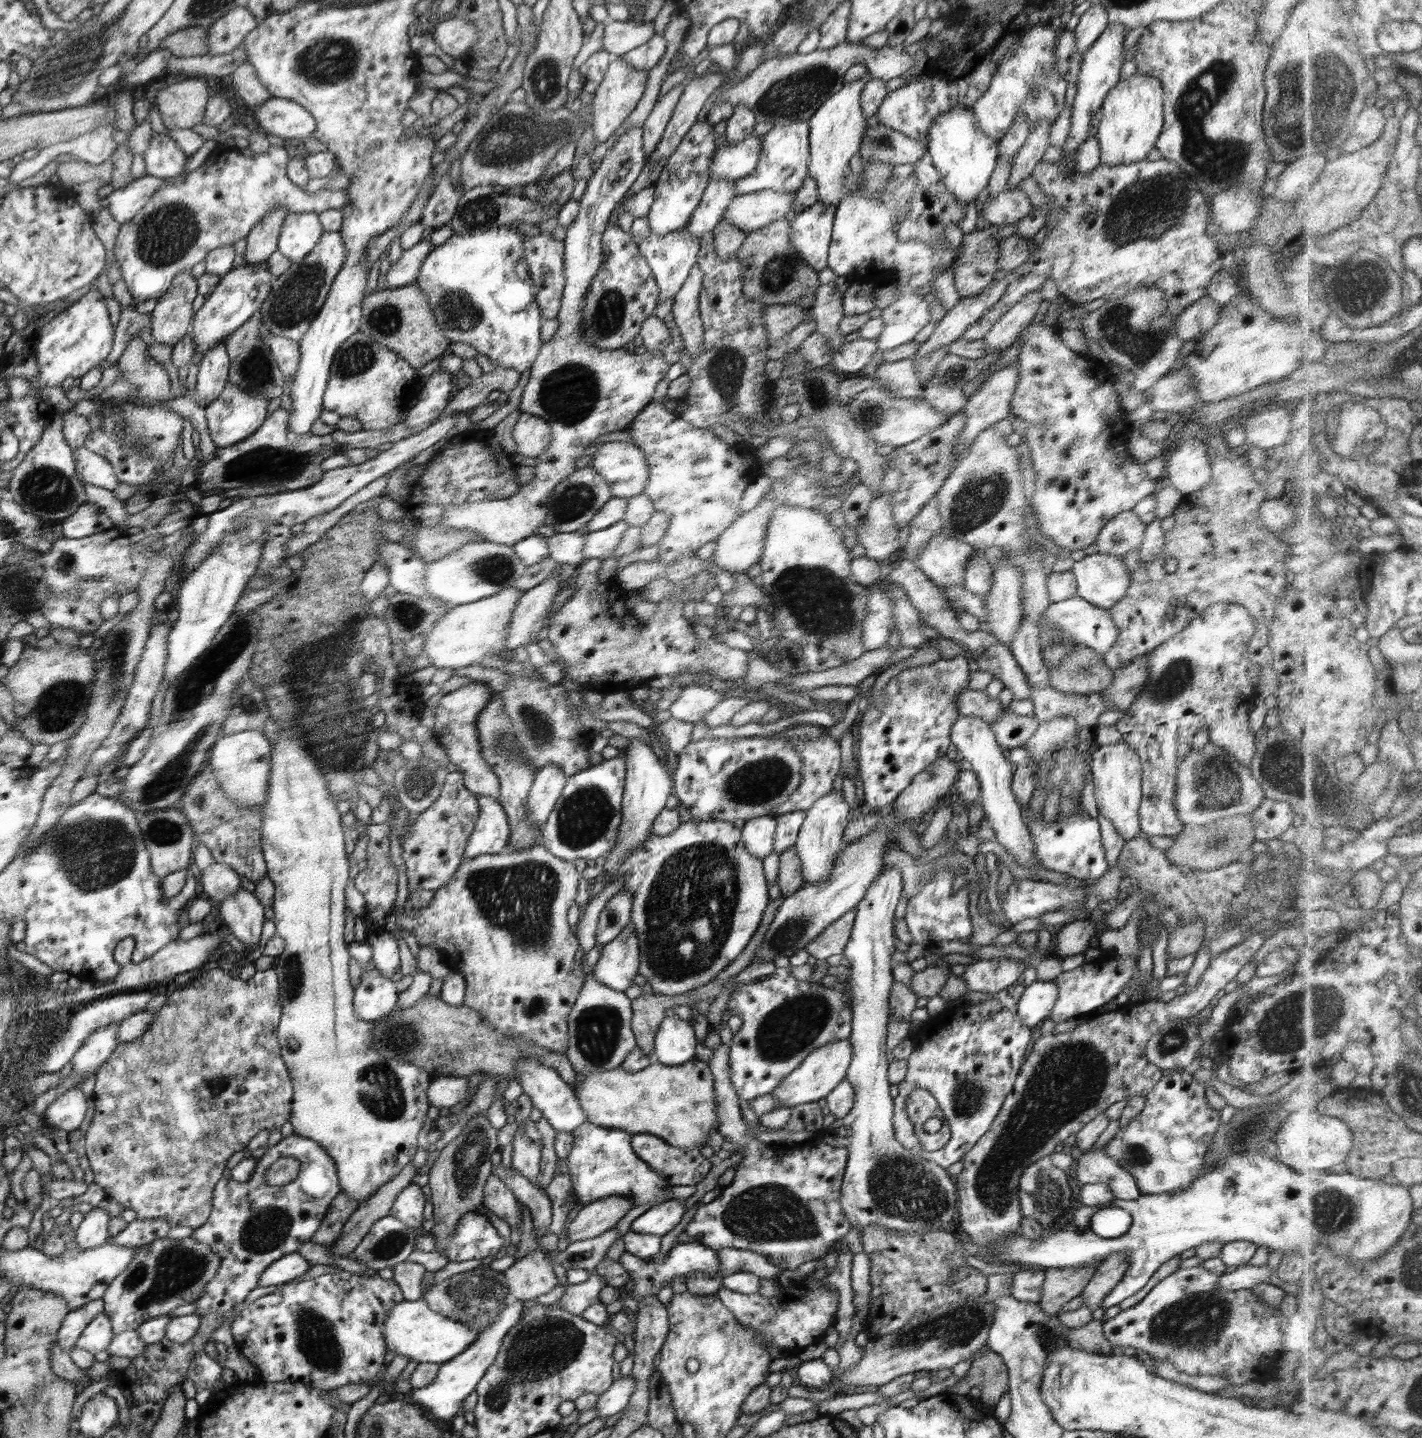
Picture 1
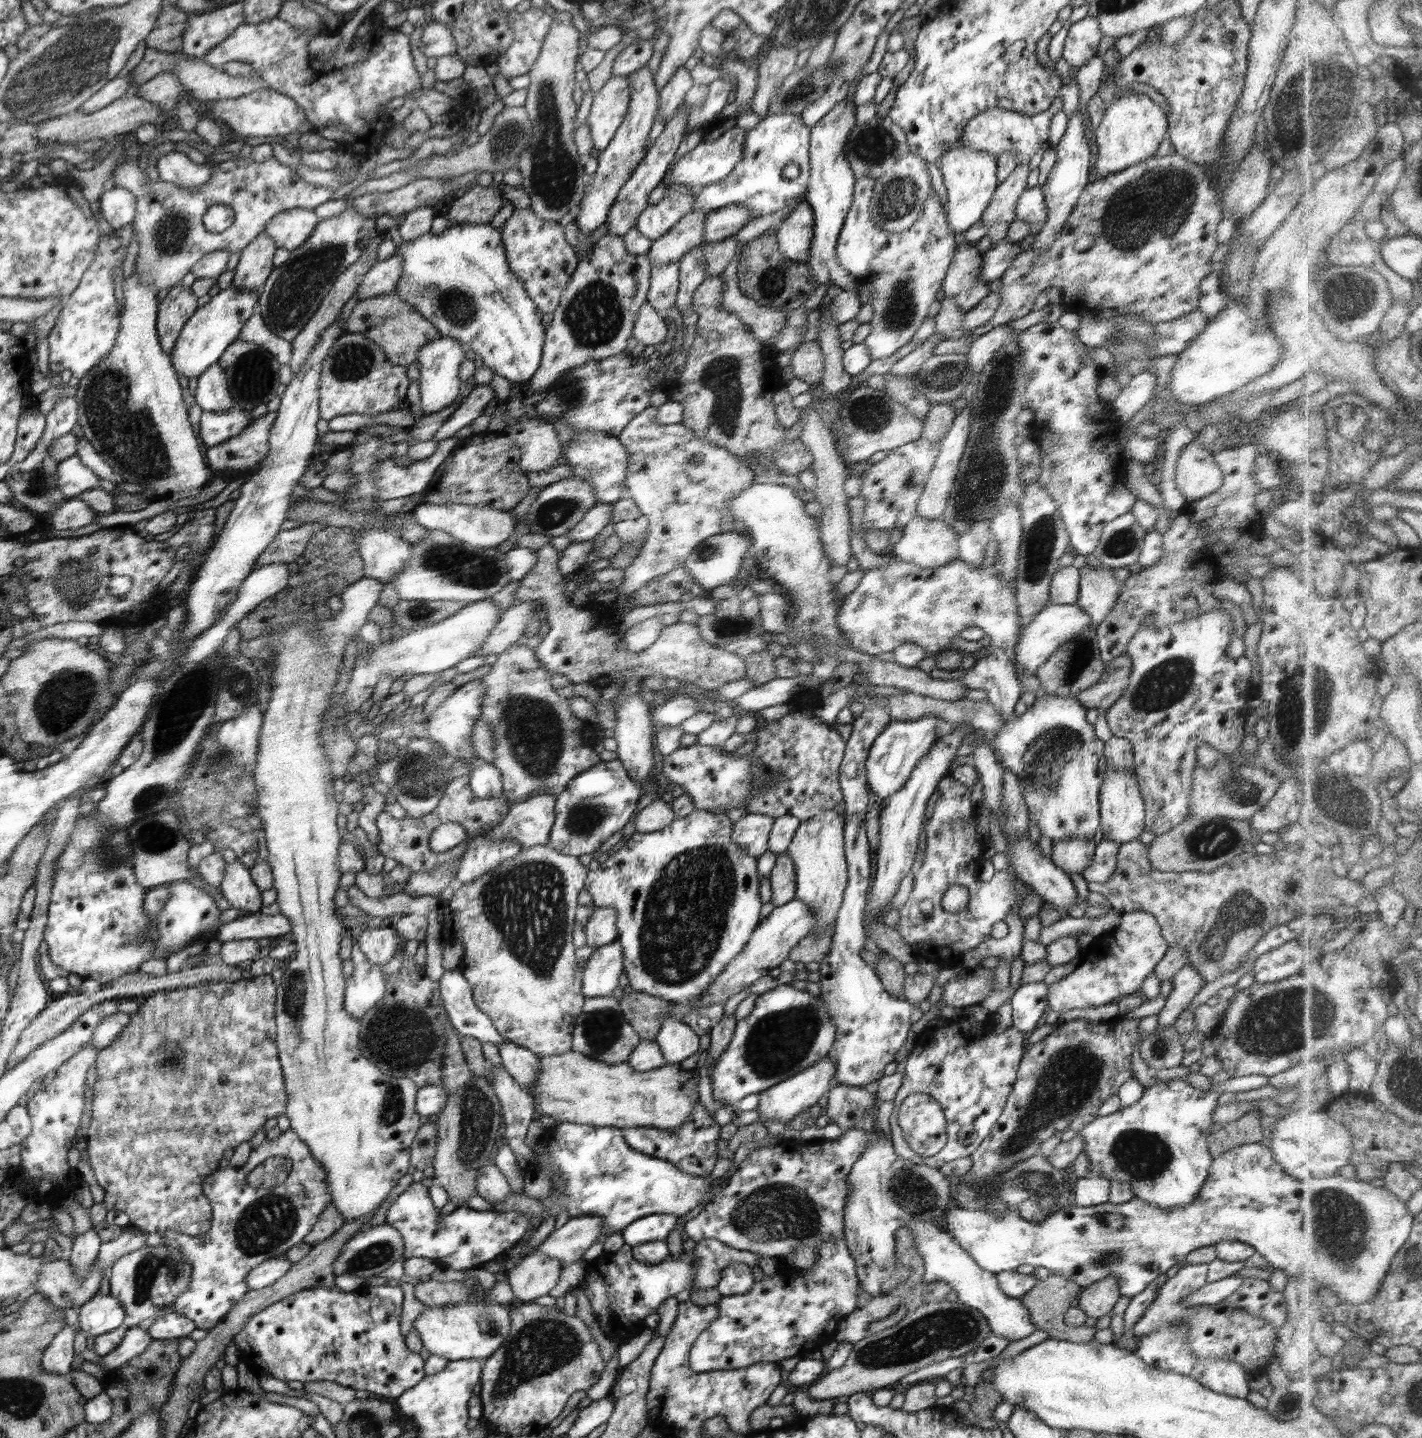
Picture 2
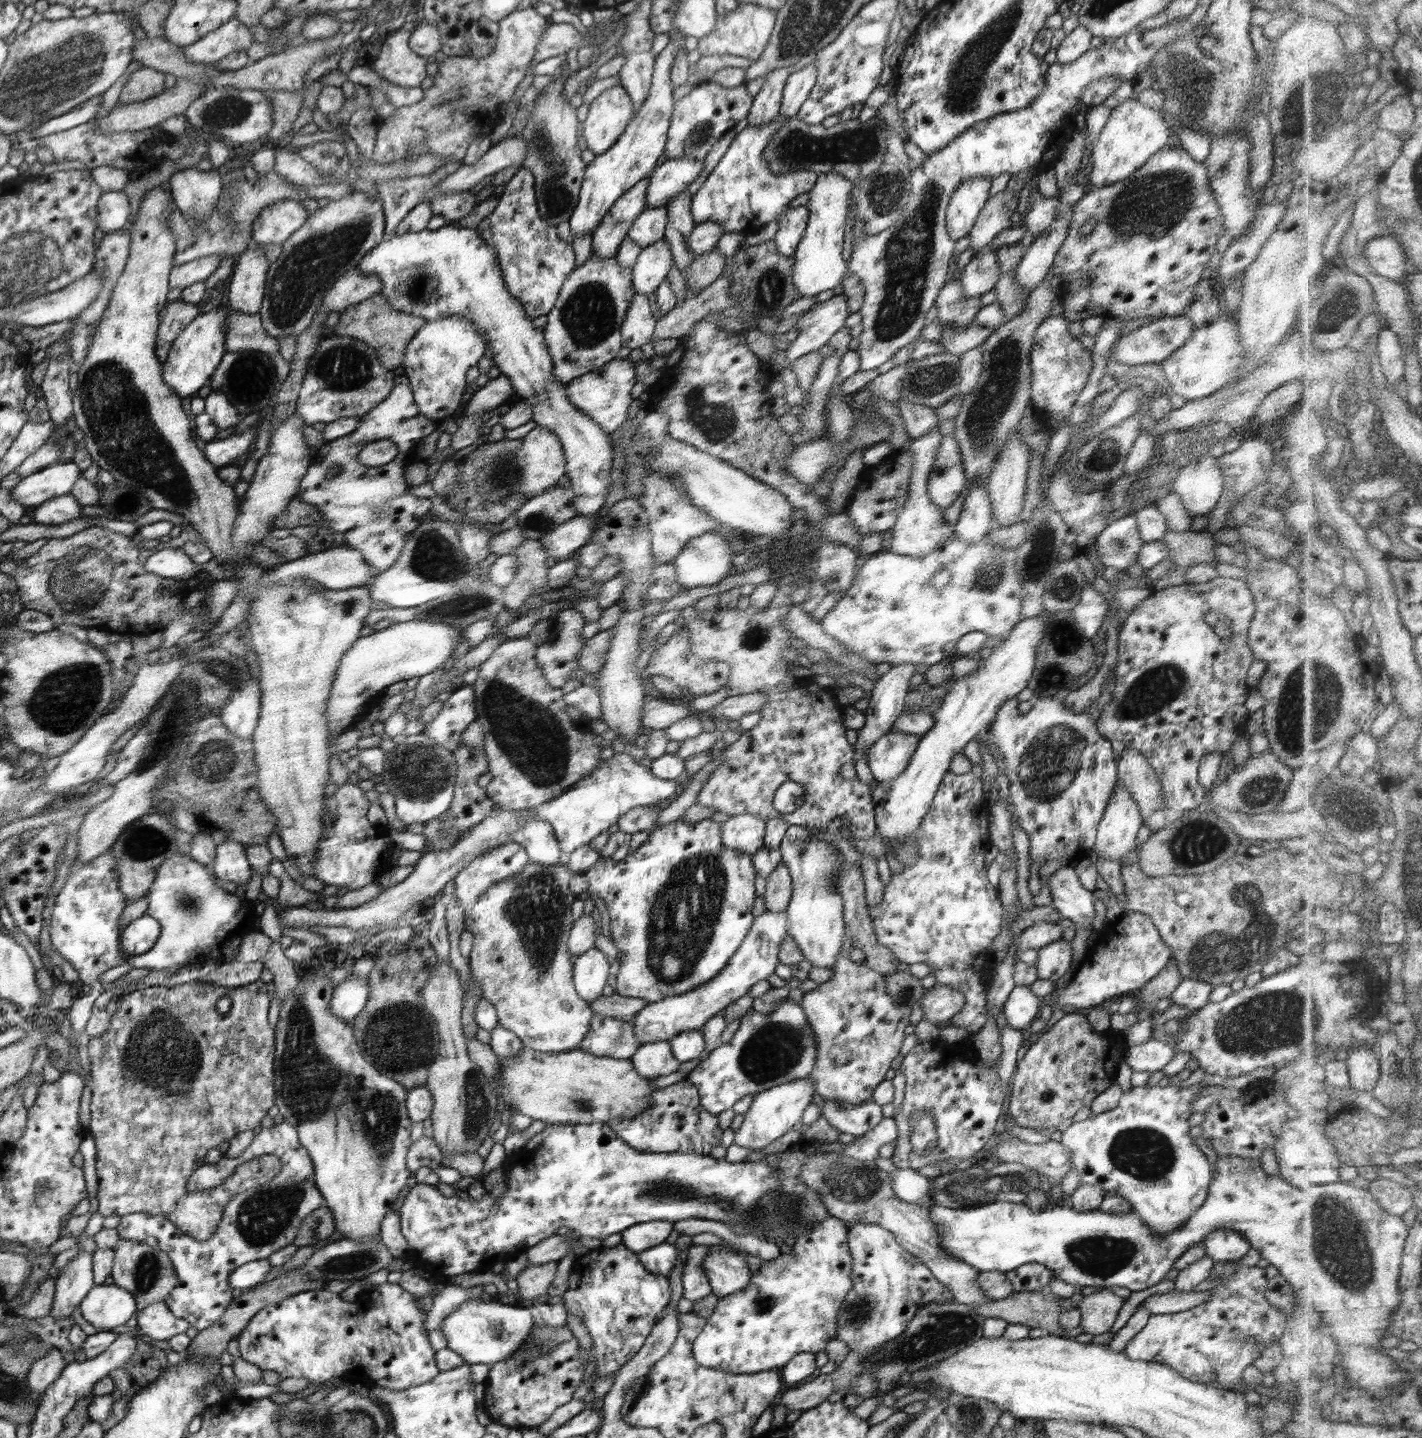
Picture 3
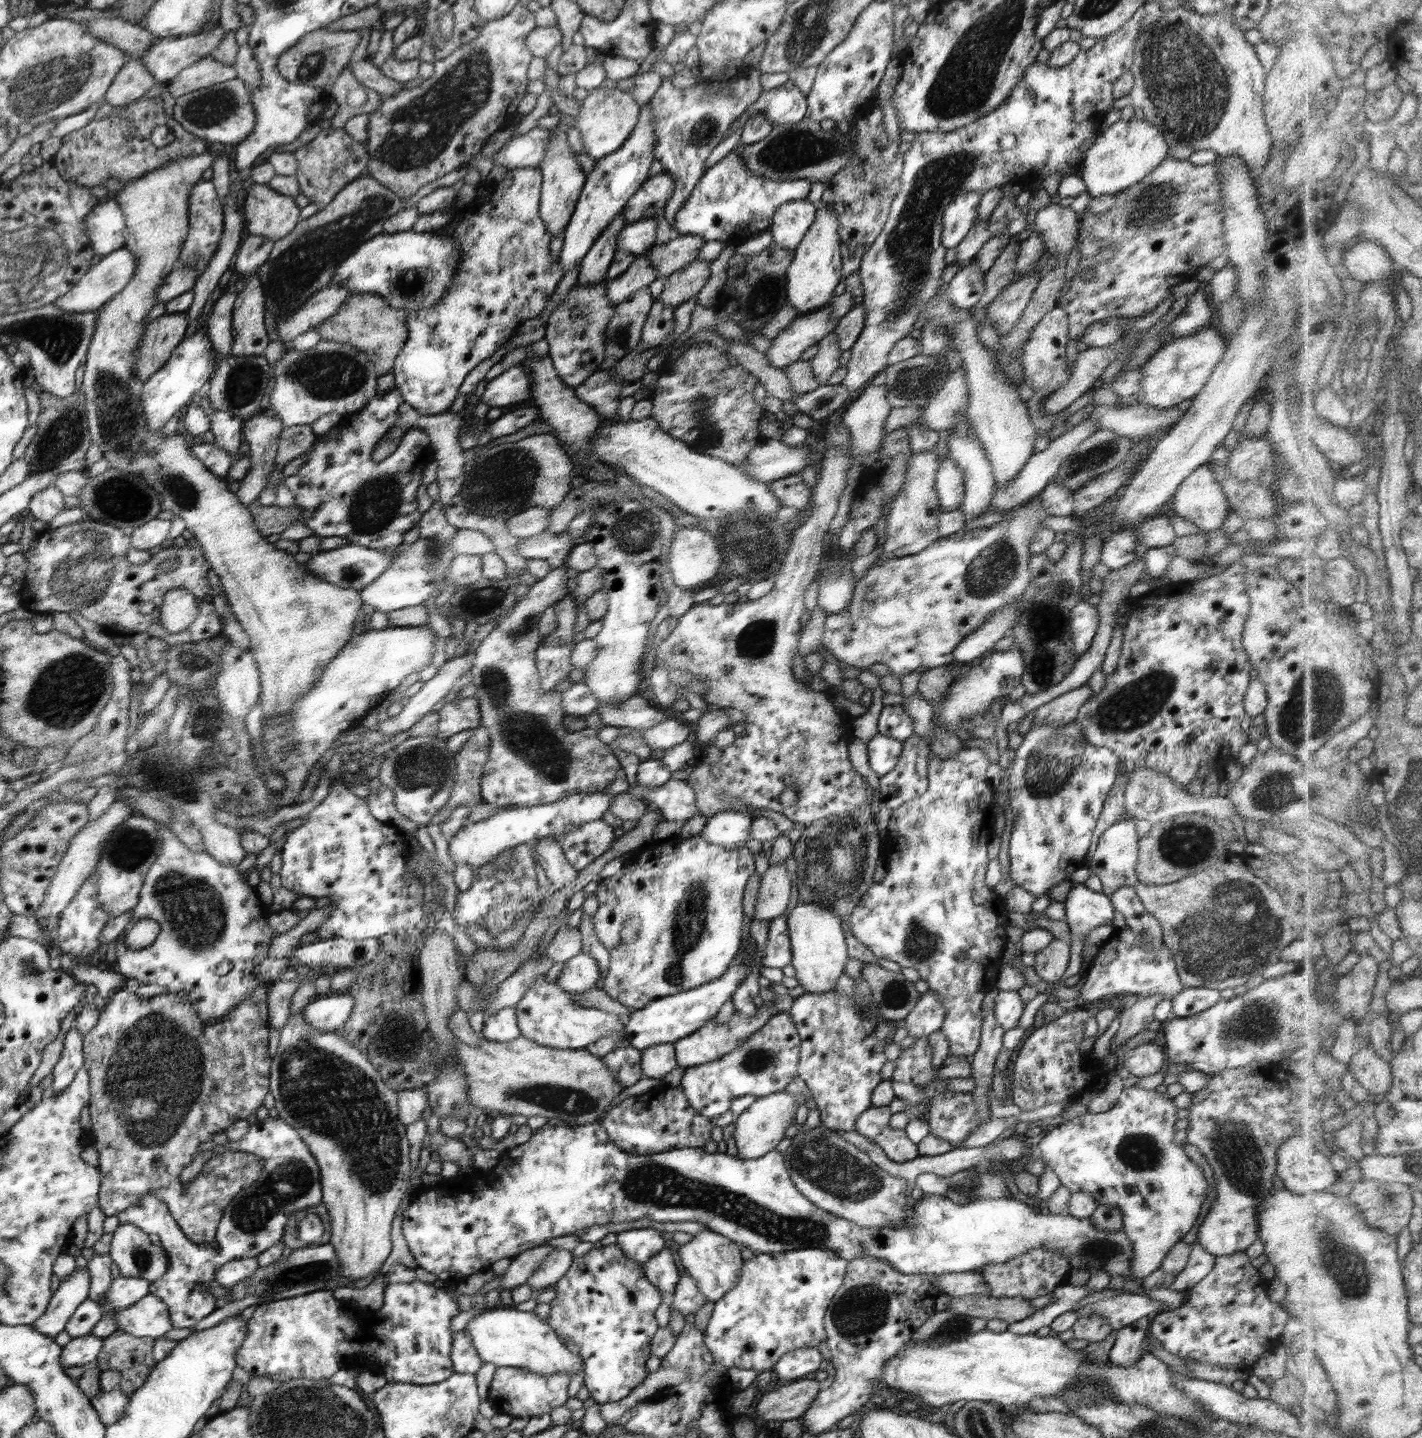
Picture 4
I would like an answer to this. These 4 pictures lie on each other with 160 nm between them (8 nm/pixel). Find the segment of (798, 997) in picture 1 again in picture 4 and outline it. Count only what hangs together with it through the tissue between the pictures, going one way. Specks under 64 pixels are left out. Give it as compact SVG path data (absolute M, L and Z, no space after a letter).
M788 1013L772 1016L768 1023L722 1058L685 1069L681 1087L689 1105L712 1120L730 1110L735 1098L746 1095L765 1097L782 1092L798 1076L800 1035Z

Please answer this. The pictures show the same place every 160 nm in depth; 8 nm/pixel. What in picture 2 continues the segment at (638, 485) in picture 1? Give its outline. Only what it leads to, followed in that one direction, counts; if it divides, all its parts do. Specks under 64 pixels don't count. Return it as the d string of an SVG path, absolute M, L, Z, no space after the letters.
M574 431L572 441L563 451L563 457L576 478L592 483L597 504L613 504L629 497L625 483L628 475L628 452L617 437L595 431Z

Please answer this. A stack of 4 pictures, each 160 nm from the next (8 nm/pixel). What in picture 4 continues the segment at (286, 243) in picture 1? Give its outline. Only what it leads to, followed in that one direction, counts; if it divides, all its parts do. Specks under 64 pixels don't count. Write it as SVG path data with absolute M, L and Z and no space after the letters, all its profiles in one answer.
M252 182L244 198L249 234L281 240L297 228L301 208L295 198L282 196L264 184Z

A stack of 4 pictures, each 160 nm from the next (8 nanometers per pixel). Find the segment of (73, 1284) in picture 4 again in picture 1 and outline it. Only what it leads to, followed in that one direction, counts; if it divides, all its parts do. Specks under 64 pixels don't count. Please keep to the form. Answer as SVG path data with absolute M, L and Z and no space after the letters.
M94 1207L84 1215L84 1219L75 1230L77 1246L82 1250L93 1249L102 1246L111 1238L108 1227L110 1222L108 1211Z

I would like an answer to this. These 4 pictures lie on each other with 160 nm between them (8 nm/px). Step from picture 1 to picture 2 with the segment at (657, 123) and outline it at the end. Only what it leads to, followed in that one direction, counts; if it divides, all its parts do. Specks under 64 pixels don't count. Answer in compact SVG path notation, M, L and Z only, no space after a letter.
M684 66L680 67L667 82L667 85L659 90L659 114L664 122L673 117L679 106L685 104L684 96L693 85L689 72Z

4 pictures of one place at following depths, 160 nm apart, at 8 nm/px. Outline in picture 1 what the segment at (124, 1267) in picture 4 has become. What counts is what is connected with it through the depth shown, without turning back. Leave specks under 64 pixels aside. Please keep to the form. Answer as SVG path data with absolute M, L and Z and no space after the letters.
M194 1237L182 1239L158 1238L137 1249L135 1260L120 1273L102 1296L104 1312L111 1318L111 1326L116 1334L127 1330L137 1330L143 1322L152 1318L167 1315L170 1310L190 1304L203 1296L209 1282L216 1276L222 1259L211 1249L209 1244L198 1242Z

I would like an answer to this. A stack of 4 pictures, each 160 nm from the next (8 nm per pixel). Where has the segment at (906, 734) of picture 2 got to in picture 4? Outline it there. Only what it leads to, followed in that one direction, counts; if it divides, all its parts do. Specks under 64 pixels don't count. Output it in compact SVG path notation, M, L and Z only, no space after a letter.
M877 734L867 744L869 765L881 777L888 774L898 762L903 742L891 736Z

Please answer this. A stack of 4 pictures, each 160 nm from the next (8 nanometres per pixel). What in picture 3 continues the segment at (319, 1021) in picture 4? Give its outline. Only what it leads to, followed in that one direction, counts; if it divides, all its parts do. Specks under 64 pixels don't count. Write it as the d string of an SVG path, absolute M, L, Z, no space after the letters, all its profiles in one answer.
M349 973L344 982L336 986L332 993L331 1012L340 1019L351 1023L359 1017L370 1001L369 980Z

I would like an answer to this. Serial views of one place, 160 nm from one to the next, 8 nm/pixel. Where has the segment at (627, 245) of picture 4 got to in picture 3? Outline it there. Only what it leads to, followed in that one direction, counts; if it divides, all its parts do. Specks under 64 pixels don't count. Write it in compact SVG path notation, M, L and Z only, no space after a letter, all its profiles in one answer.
M665 205L644 209L632 223L628 237L640 244L642 248L646 248L665 238L667 222Z

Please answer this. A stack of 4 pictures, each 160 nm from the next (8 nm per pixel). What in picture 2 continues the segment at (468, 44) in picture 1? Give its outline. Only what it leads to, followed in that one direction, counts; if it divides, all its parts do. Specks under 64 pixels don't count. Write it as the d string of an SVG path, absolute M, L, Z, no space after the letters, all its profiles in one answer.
M430 22L424 24L419 31L419 50L428 58L436 58L458 53L458 44L455 42L454 32L444 23Z

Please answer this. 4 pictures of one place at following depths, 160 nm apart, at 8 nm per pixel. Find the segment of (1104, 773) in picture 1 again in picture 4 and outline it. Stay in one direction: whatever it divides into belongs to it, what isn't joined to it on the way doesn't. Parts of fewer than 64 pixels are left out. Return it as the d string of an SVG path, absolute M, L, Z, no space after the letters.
M1130 815L1119 818L1112 826L1109 826L1099 837L1098 845L1094 850L1091 862L1087 867L1093 870L1094 875L1102 881L1102 892L1104 895L1112 895L1118 887L1134 887L1138 878L1136 877L1136 862L1139 855L1139 840L1136 833L1135 818Z

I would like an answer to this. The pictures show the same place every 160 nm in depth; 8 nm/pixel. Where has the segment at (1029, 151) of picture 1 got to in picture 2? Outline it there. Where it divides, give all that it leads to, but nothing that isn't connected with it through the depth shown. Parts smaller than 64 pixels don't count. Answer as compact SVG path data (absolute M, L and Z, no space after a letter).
M1017 163L1009 177L996 188L995 194L986 207L981 219L987 228L995 222L1015 220L1014 207L1024 190L1028 189L1026 179L1030 174L1028 163Z

